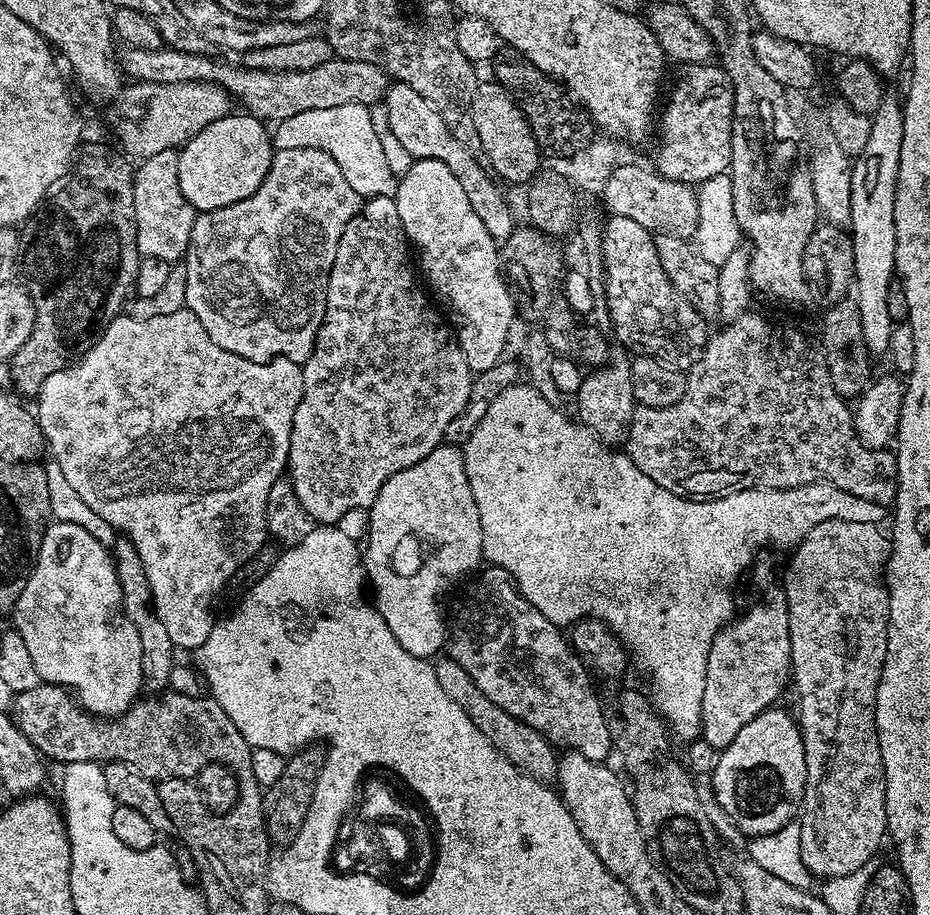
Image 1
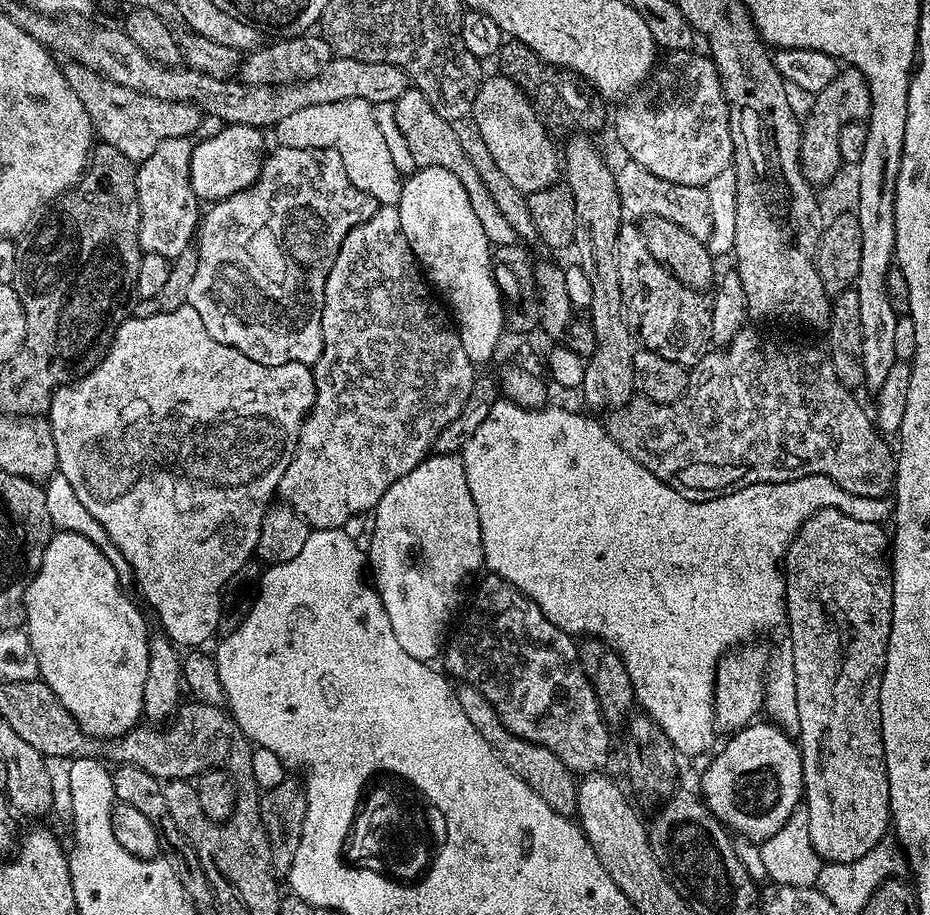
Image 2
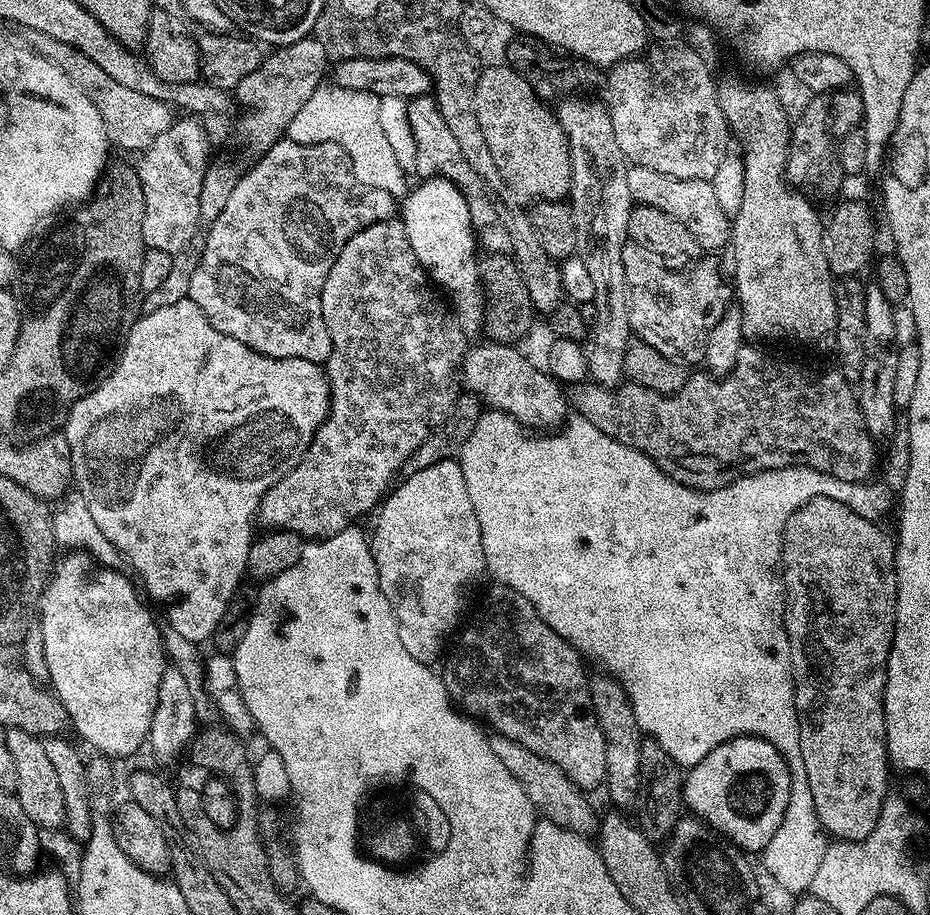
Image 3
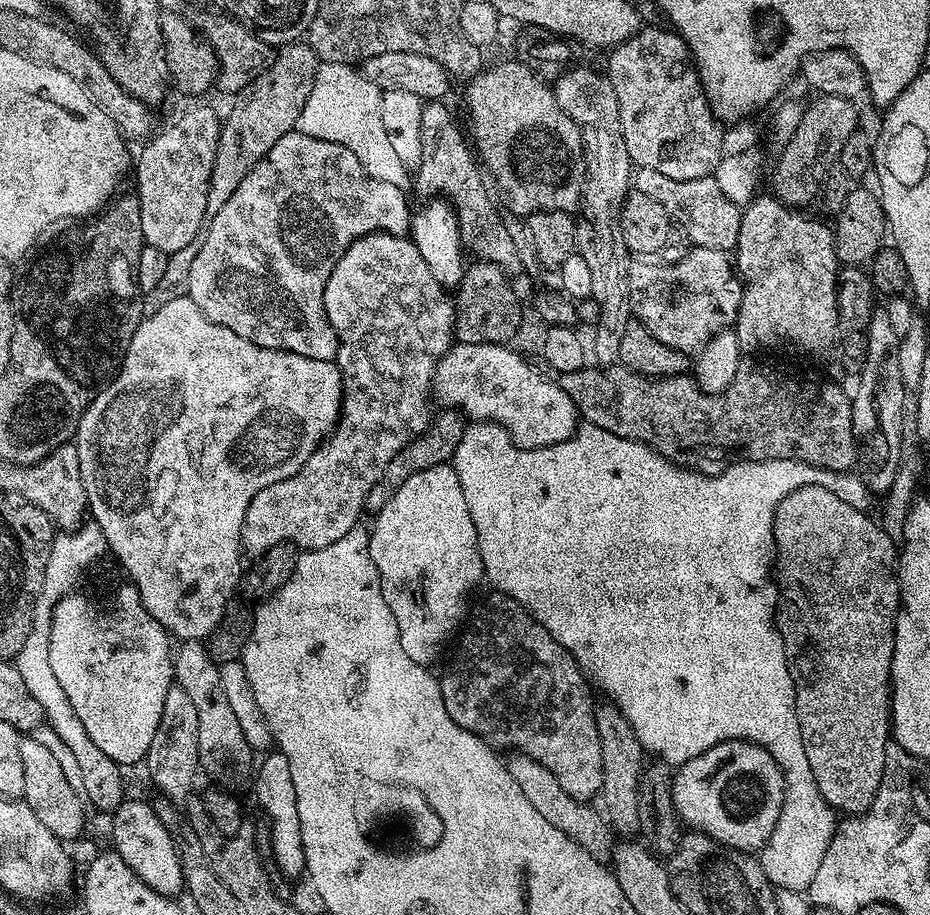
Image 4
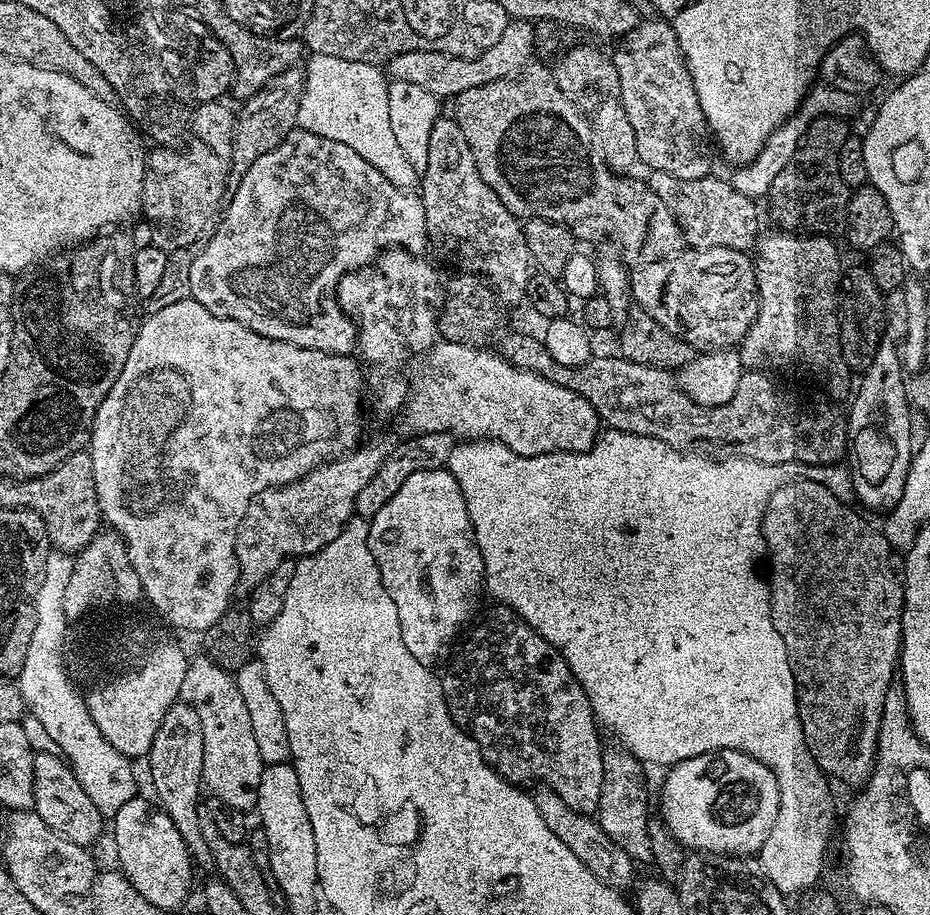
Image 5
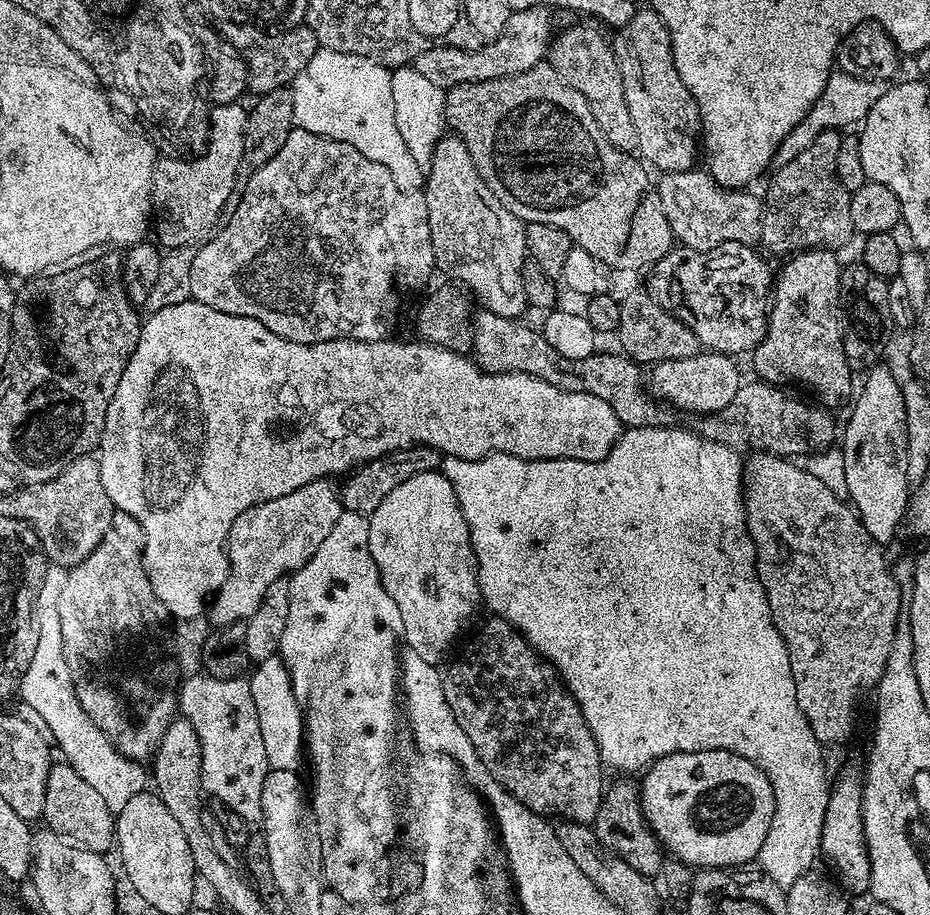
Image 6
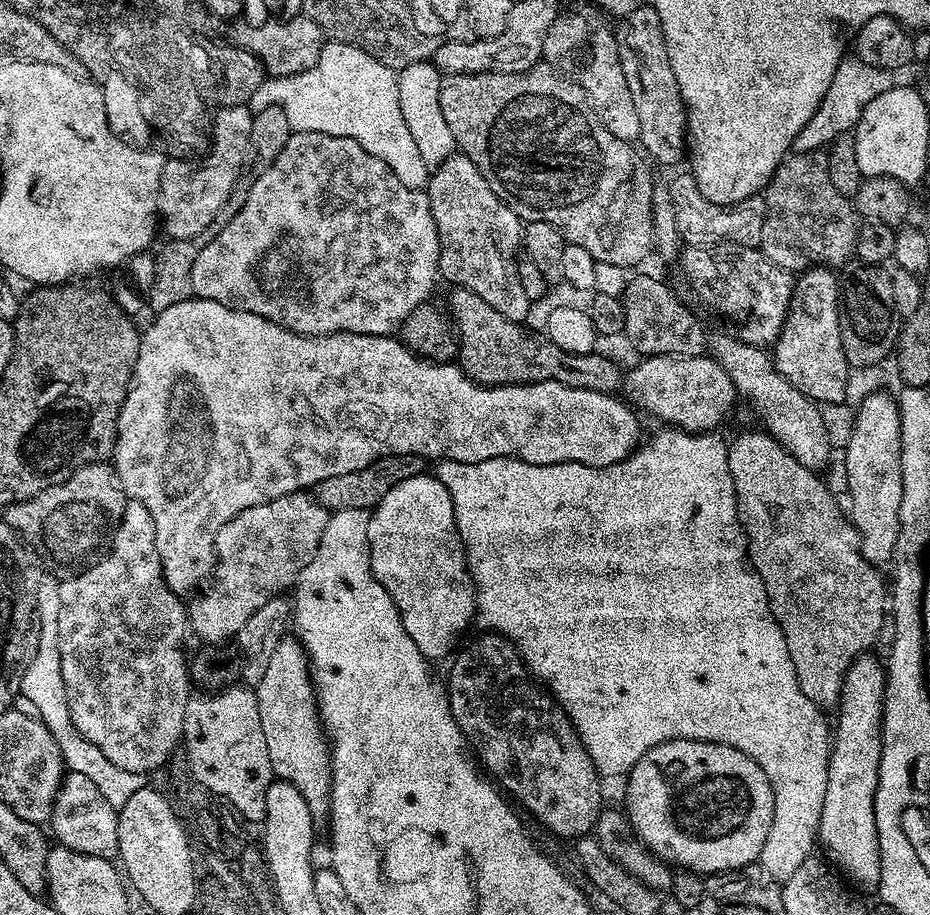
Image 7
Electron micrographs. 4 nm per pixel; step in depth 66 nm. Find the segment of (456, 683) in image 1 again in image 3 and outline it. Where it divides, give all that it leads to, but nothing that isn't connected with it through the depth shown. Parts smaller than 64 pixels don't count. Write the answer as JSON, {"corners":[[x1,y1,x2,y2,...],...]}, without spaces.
{"corners":[[499,734,491,737,490,747,492,753,498,754,500,763,506,766,509,777,515,780,522,790,526,790,533,808,538,809,541,816,585,838,591,837,597,831,598,815,596,816,595,810,592,809,591,802,584,797,587,795,577,784,570,782,570,778,566,778,566,774,557,764,542,759,538,754,534,754,534,750,526,750,526,746]]}

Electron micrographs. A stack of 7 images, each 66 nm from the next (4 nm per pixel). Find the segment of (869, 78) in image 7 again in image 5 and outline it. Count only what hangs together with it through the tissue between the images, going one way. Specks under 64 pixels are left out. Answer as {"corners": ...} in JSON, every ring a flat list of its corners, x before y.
{"corners":[[820,82,809,88,808,93,804,95,804,101,796,107,796,112,790,114,790,118,786,118,786,122,782,122,782,126,778,126,774,130,774,134,770,134,770,138,756,157,749,164,739,165,733,171,736,173,730,176,730,182,734,186,734,190,738,190,738,194,746,194,754,201,767,197,772,180,778,178,781,164,790,162,790,158,794,158,794,150,798,150,806,130,810,130,814,121,823,116,851,117,851,112,856,108,856,100,857,97,853,93,838,90,832,84]]}

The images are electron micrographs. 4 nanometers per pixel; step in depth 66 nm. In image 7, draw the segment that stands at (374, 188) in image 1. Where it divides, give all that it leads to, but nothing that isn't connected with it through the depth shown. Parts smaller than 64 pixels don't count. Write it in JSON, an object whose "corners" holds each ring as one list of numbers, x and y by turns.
{"corners":[[325,43,322,54,310,70,293,76,265,78,262,86,254,90,248,107,253,113,279,104,290,122,293,132,317,132,342,138,354,138,362,150,382,158,402,182,421,190,427,189,430,170,418,154,418,145,406,130,402,106,398,106,397,73,387,68,378,58,354,44]]}

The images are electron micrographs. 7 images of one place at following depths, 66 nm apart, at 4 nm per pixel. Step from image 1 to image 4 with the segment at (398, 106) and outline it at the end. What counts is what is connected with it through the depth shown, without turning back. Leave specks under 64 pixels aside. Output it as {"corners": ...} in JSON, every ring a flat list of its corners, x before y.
{"corners":[[428,102,422,110,422,158,419,168,414,172,414,188,416,184,417,190,425,192,425,197,428,198,446,198,456,209,460,243,464,244,466,238,480,240,480,236,498,234,496,219,501,213,492,205,492,200,488,197,489,185,486,183,485,173,465,133,464,136,460,133,460,128,446,105,444,102]]}

